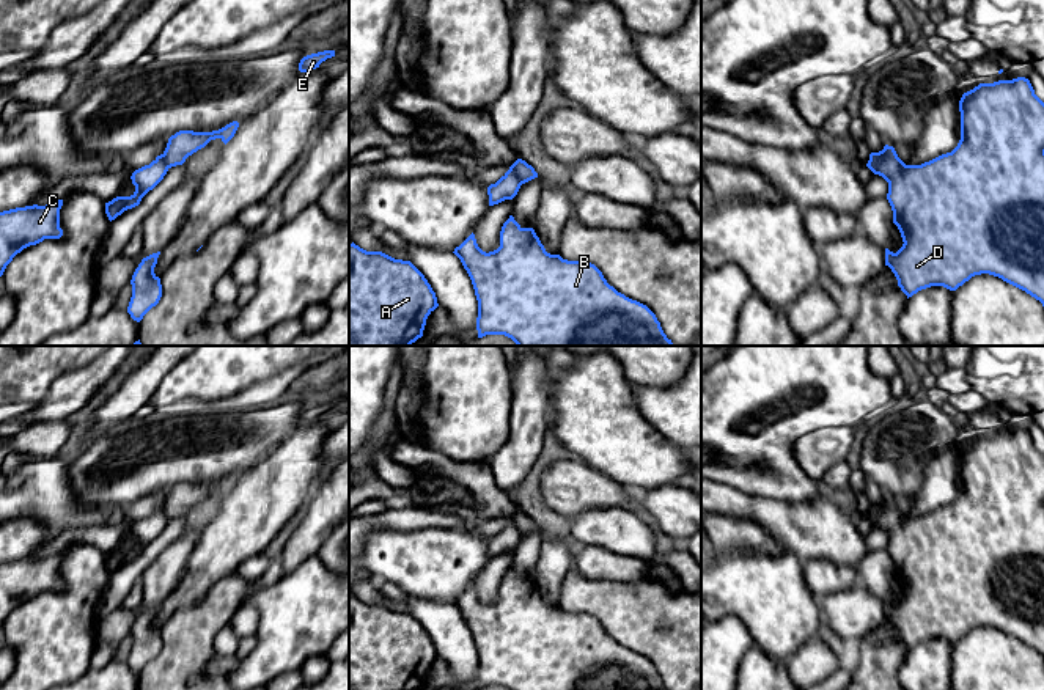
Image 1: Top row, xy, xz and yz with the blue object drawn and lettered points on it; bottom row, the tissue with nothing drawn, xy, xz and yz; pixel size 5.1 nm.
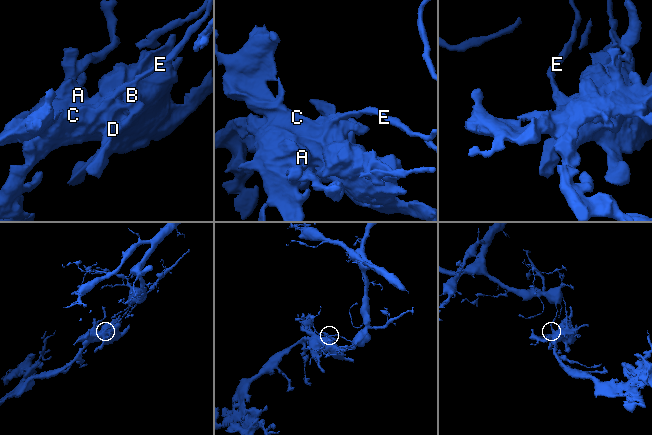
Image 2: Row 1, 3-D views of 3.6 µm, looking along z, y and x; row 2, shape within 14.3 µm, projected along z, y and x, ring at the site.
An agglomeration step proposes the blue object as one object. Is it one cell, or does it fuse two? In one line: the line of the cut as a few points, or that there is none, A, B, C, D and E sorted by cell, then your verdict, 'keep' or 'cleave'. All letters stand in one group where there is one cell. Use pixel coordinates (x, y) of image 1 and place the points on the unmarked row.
yz (885, 499), (884, 510), (873, 524) | A B C D / E | cleave

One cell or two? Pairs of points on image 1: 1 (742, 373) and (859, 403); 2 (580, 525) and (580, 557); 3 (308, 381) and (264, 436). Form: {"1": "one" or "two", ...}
{"1": "one", "2": "two", "3": "two"}

